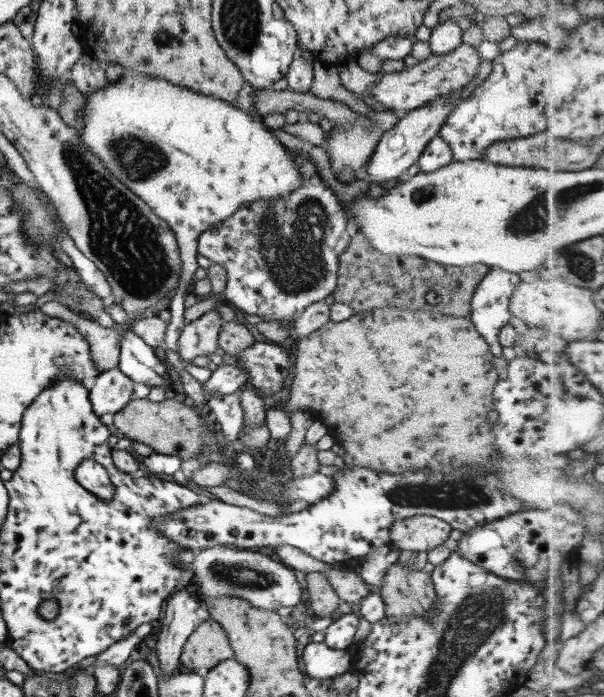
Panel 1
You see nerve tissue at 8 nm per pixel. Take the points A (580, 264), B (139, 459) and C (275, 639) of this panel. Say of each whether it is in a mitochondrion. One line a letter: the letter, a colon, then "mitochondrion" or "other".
A: mitochondrion
B: other
C: other

